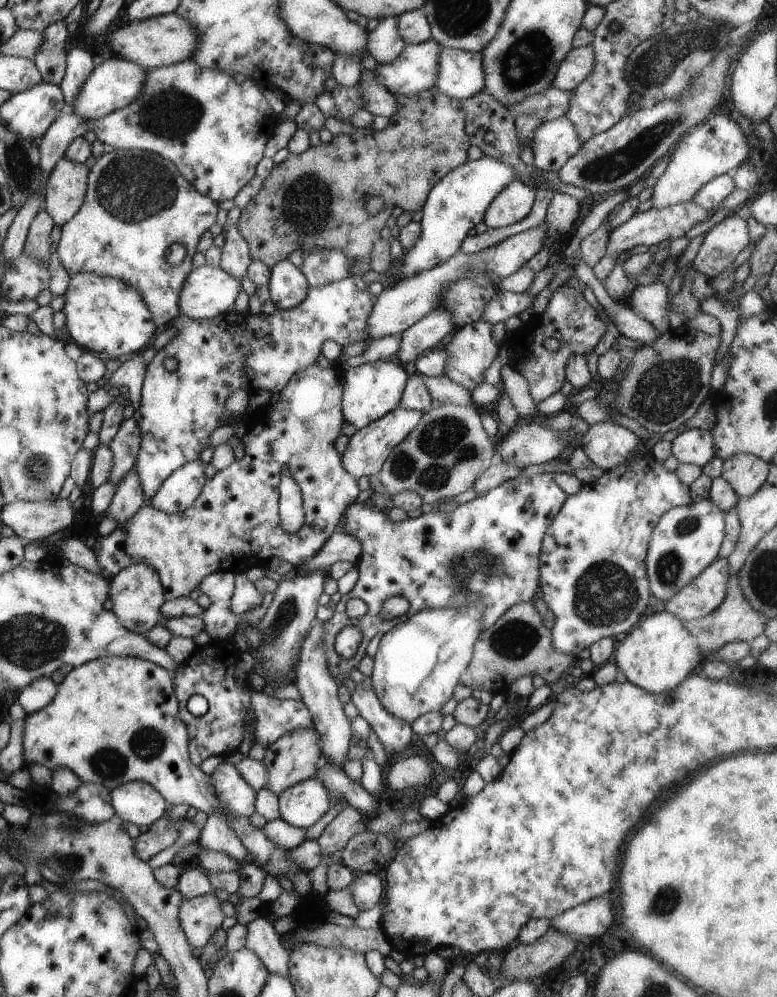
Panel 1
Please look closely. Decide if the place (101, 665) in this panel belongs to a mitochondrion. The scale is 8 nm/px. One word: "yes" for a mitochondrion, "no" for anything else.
no

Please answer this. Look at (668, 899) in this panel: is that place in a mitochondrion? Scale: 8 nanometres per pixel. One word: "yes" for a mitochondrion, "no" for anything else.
yes

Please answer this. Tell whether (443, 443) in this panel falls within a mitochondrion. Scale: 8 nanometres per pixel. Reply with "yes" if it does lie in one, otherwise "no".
yes

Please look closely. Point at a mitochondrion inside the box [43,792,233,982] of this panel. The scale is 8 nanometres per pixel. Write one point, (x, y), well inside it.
(78, 831)

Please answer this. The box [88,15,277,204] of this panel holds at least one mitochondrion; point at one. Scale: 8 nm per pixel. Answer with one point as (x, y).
(172, 115)

